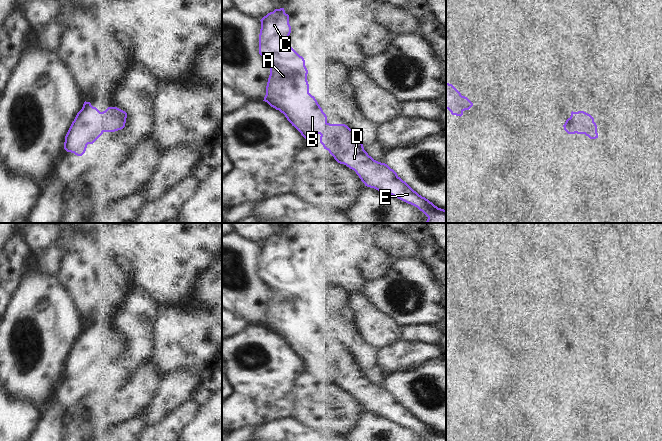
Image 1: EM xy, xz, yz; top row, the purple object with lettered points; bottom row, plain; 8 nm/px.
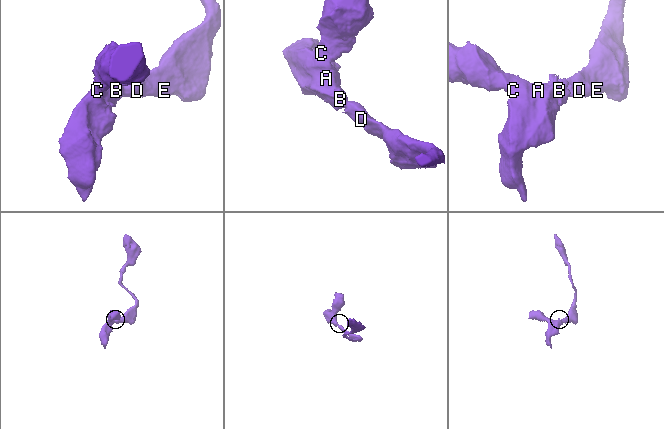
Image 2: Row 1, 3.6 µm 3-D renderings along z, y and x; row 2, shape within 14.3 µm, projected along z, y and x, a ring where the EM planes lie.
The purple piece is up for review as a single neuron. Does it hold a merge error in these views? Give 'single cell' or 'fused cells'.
single cell

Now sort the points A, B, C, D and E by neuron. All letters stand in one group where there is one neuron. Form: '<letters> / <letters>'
A B C D E

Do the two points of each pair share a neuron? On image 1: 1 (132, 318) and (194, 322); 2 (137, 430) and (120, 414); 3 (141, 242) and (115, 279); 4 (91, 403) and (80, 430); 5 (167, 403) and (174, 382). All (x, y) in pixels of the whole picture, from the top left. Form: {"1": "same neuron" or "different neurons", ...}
{"1": "different neurons", "2": "different neurons", "3": "different neurons", "4": "same neuron", "5": "same neuron"}

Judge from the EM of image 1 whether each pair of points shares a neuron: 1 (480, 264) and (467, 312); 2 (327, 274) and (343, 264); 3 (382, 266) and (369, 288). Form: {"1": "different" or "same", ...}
{"1": "different", "2": "different", "3": "different"}

